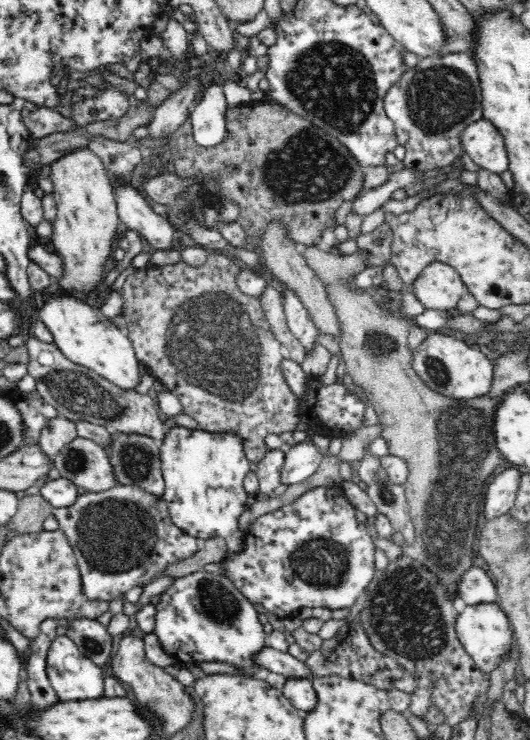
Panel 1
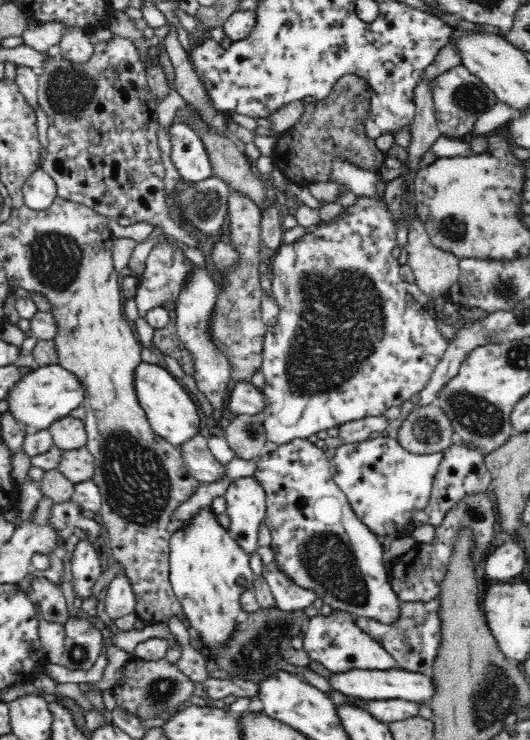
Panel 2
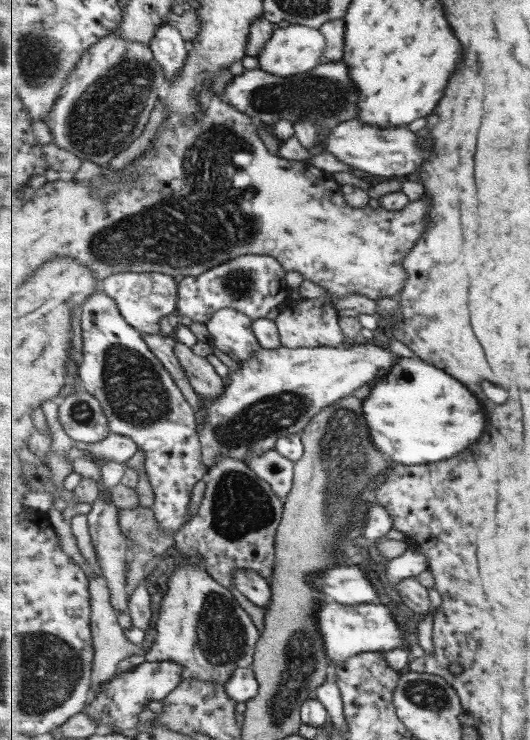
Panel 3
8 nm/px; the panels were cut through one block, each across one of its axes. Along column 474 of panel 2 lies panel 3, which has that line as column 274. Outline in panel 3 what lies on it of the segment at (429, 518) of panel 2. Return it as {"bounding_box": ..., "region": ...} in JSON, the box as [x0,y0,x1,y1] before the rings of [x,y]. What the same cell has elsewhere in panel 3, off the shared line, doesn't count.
{"bounding_box":[245,449,294,500],"region":[[[275,449],[261,456],[250,454],[245,462],[285,500],[294,483],[294,462]]]}

